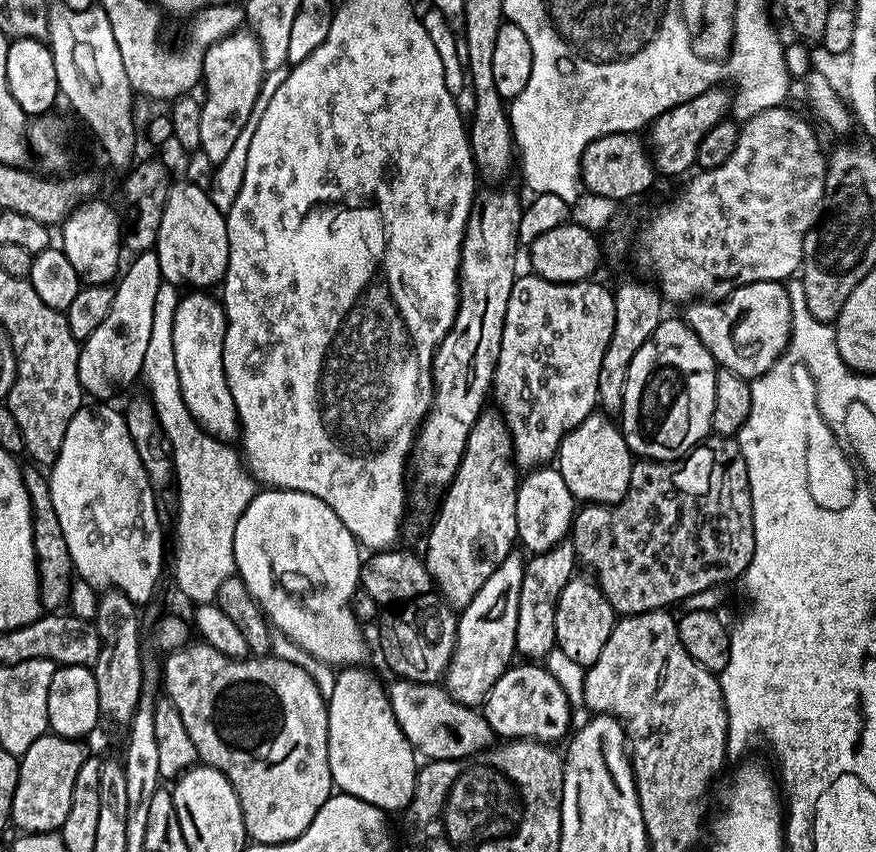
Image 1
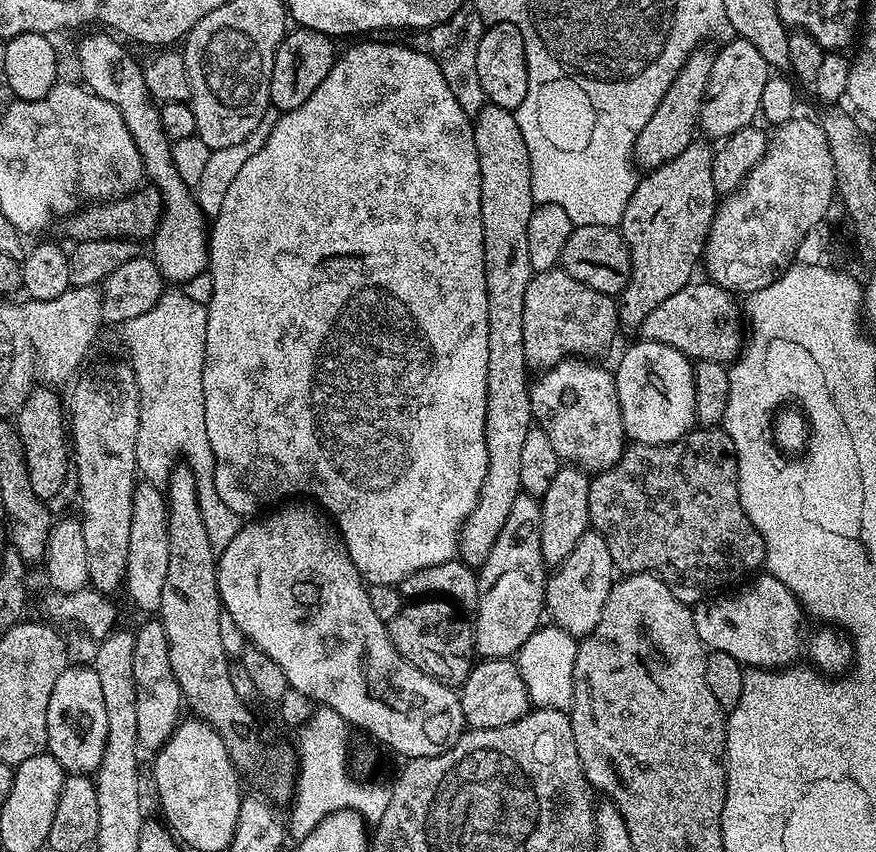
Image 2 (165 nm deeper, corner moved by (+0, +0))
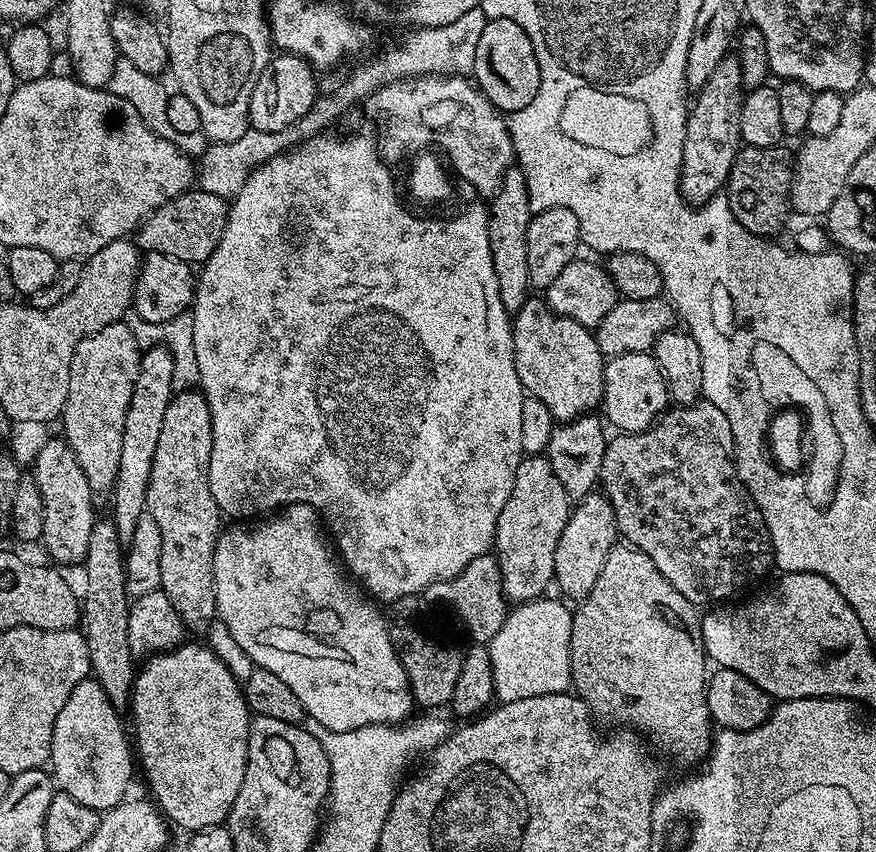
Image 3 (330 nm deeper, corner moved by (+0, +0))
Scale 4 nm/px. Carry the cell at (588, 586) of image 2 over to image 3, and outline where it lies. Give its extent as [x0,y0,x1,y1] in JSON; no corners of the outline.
[554,490,617,602]

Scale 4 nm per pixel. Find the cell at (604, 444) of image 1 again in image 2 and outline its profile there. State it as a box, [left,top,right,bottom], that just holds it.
[530,358,626,474]

